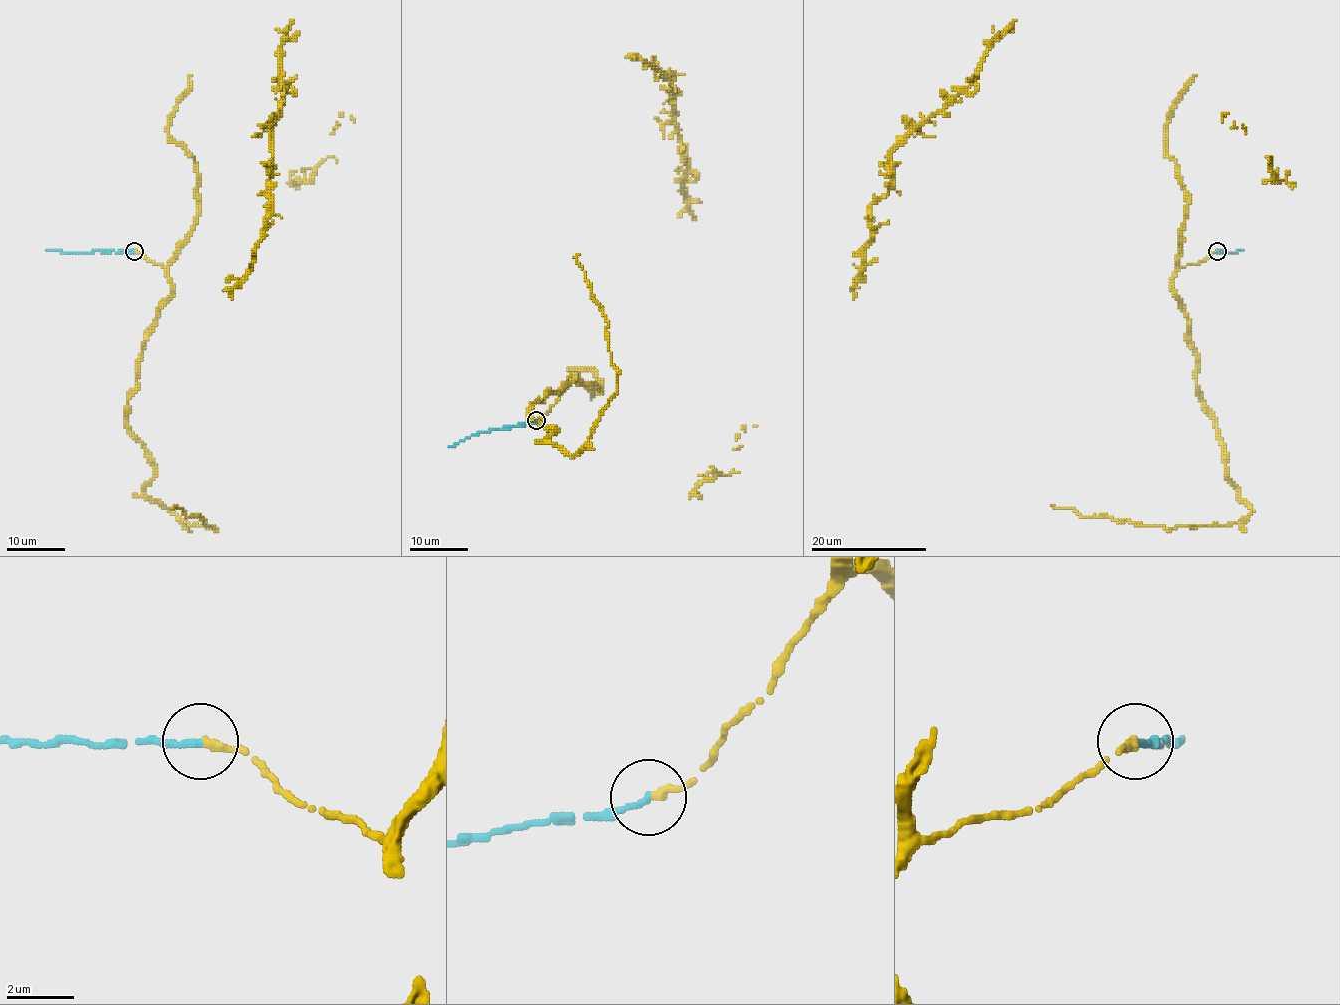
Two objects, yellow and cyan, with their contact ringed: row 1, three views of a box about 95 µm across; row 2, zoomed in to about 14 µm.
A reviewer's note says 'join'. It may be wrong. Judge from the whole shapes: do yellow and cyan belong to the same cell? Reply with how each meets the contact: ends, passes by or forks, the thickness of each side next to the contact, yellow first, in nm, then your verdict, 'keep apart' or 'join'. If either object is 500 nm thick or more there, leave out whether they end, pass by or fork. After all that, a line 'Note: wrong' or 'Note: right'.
yellow ends; cyan ends; calibres 280 and 200 nm; join
Note: right

